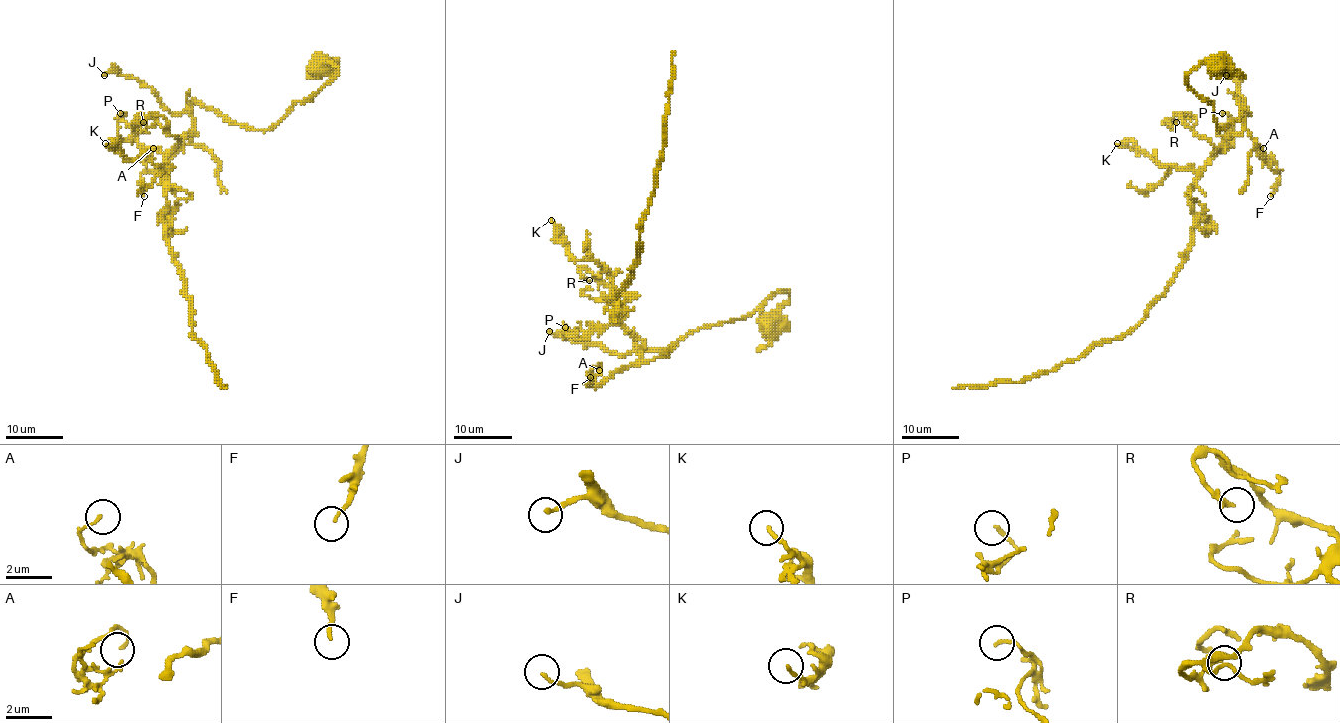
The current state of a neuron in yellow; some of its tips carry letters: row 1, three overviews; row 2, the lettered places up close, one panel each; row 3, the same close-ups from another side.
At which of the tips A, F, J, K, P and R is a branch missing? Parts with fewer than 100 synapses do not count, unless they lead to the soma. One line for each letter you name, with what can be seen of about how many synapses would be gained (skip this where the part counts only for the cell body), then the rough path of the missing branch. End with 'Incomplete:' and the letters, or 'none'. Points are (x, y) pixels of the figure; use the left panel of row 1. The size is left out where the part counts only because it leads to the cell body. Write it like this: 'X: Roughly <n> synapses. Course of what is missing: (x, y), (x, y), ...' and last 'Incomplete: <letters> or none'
Incomplete: none

